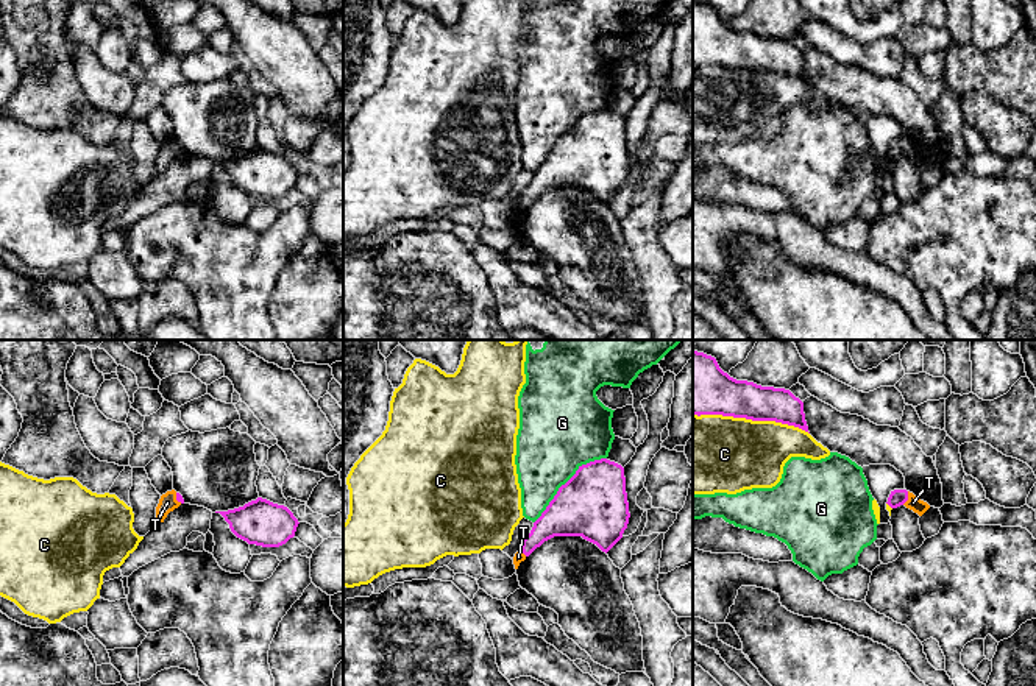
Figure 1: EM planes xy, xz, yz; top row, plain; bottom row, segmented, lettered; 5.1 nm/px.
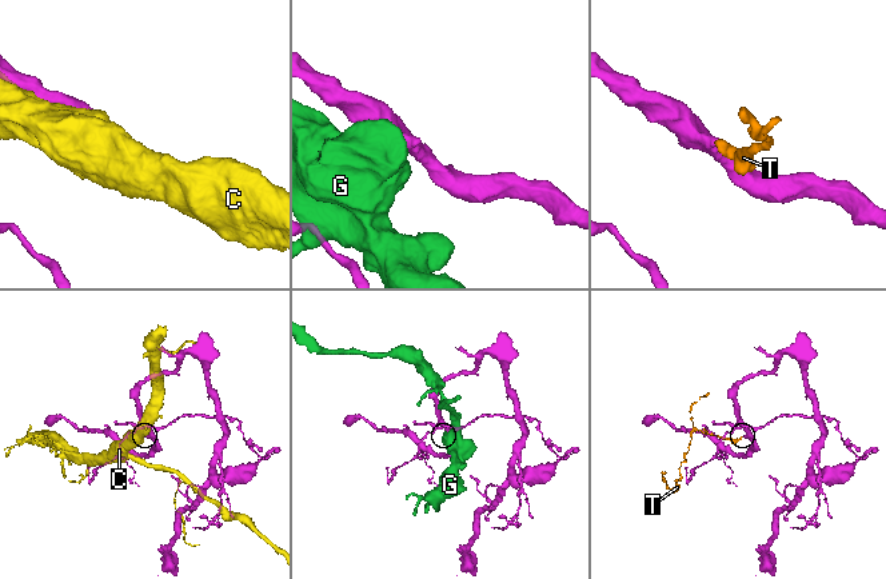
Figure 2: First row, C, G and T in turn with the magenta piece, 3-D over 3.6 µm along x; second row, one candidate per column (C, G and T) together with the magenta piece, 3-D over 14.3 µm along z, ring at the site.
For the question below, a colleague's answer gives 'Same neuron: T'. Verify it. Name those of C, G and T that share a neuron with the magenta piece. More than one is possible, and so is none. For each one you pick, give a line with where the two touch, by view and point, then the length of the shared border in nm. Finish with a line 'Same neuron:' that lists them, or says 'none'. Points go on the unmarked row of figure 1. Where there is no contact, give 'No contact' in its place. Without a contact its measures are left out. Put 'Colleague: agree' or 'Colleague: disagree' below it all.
T: Touches magenta at yz (907, 148). Shared border 80 nm
Same neuron: T
Colleague: agree

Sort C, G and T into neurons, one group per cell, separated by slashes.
C / G / T

